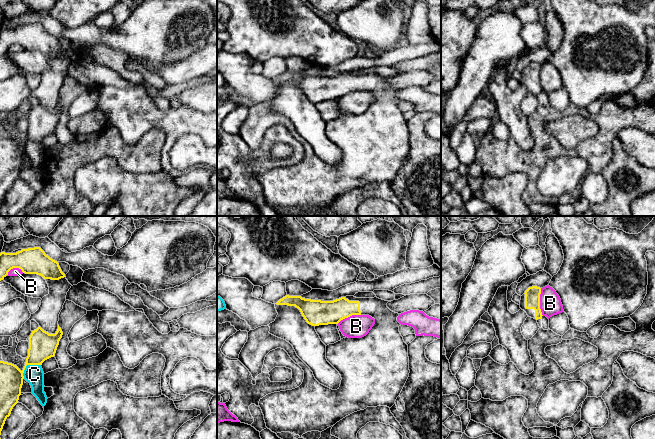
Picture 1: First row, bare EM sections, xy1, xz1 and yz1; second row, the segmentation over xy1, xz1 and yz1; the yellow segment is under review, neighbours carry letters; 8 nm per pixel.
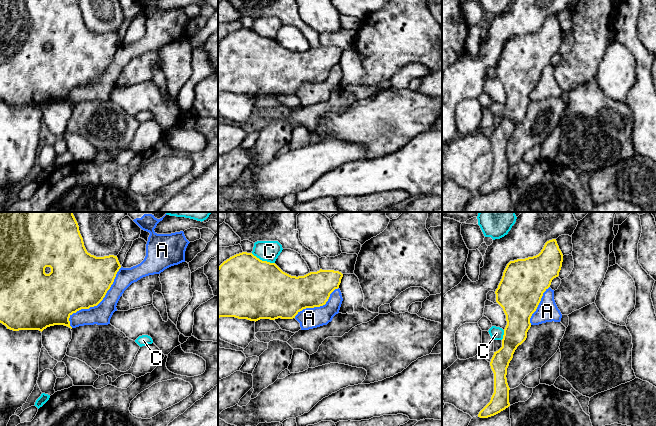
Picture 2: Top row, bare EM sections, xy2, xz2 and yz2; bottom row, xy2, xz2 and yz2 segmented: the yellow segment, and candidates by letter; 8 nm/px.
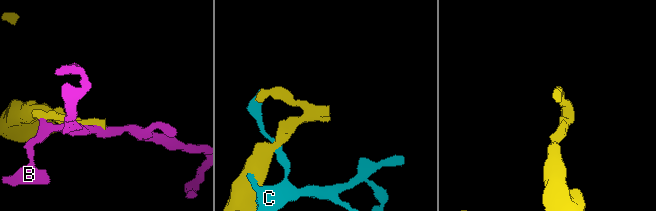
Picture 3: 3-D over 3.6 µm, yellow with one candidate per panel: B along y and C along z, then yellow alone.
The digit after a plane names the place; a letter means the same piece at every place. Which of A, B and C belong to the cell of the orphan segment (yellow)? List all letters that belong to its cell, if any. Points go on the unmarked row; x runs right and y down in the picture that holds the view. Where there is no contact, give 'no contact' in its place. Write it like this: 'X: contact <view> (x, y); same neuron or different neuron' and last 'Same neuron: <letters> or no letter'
A: contact xy2 (96, 81); different neuron
B: contact yz1 (539, 78); different neuron
C: contact xy1 (27, 140); different neuron
Same neuron: no letter

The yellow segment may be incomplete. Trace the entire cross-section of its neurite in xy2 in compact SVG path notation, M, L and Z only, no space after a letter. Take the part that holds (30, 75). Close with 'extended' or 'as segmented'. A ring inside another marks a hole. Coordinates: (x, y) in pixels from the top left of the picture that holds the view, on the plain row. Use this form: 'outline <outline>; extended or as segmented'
outline M0 0L0 99L13 107L39 106L42 108L54 101L64 101L72 105L70 92L81 85L97 82L110 65L120 44L117 32L96 33L87 28L78 0Z; as segmented

